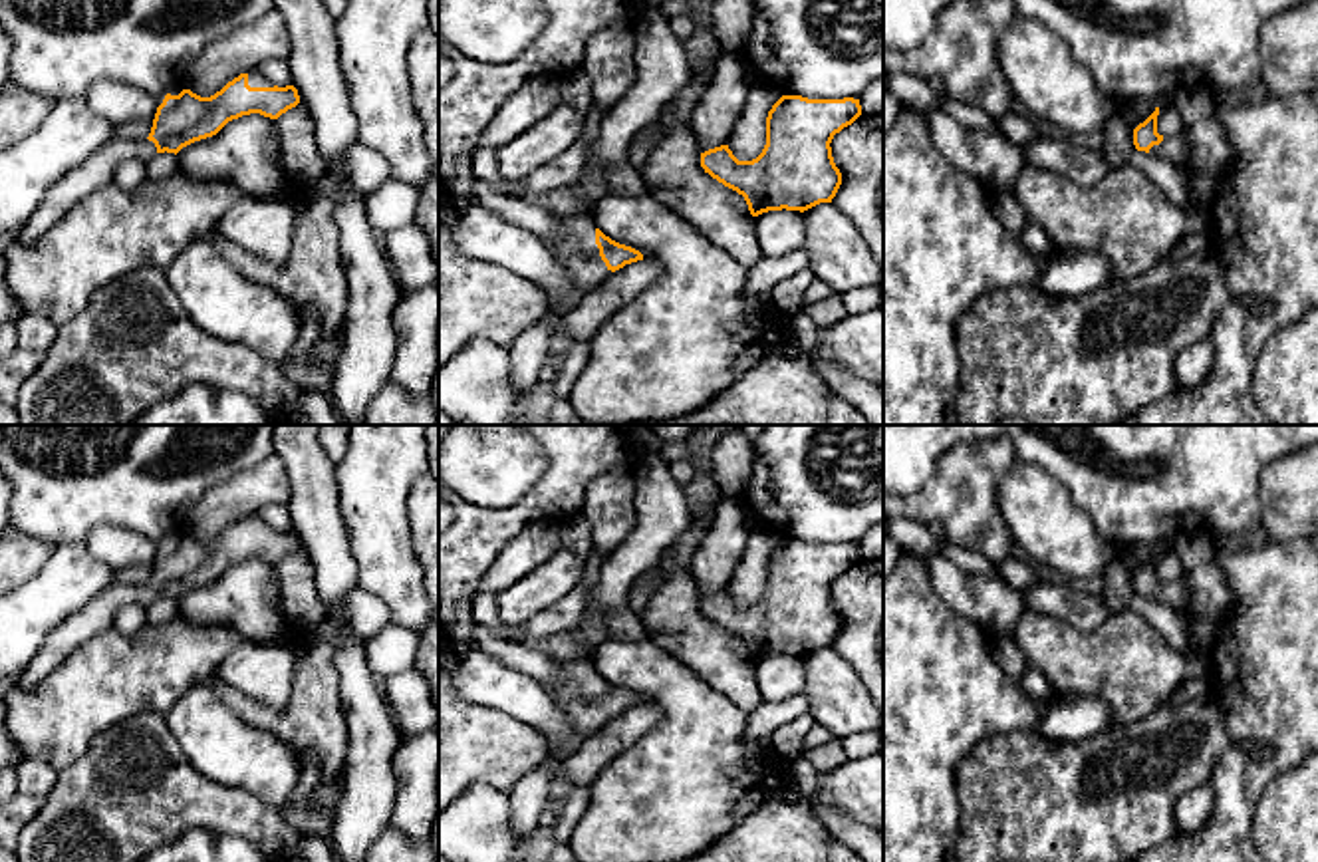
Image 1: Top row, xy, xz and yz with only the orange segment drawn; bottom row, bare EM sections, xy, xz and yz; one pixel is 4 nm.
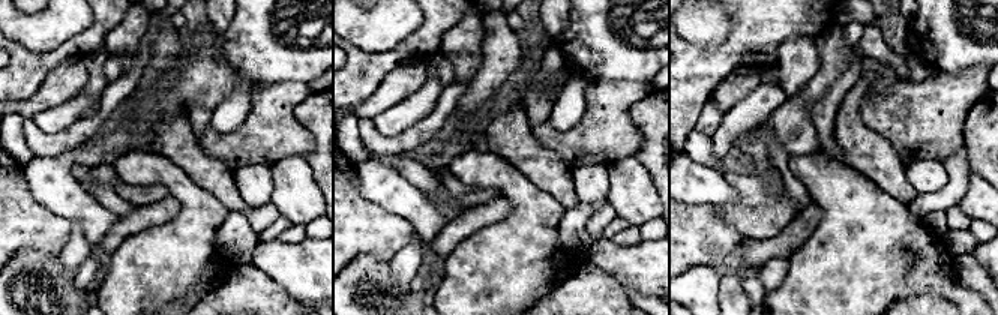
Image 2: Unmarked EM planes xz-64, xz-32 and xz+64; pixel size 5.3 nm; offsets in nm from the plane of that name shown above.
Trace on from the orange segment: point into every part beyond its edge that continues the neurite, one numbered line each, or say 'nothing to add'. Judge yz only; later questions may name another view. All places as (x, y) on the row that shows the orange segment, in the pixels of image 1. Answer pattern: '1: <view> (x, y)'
1: yz (1174, 147)

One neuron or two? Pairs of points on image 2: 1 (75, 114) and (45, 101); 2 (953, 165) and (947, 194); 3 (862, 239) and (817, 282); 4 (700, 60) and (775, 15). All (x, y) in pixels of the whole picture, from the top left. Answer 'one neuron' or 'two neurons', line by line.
1: two neurons
2: one neuron
3: one neuron
4: one neuron

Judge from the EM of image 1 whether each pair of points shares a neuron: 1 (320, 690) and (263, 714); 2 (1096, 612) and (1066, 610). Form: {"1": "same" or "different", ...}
{"1": "same", "2": "same"}

